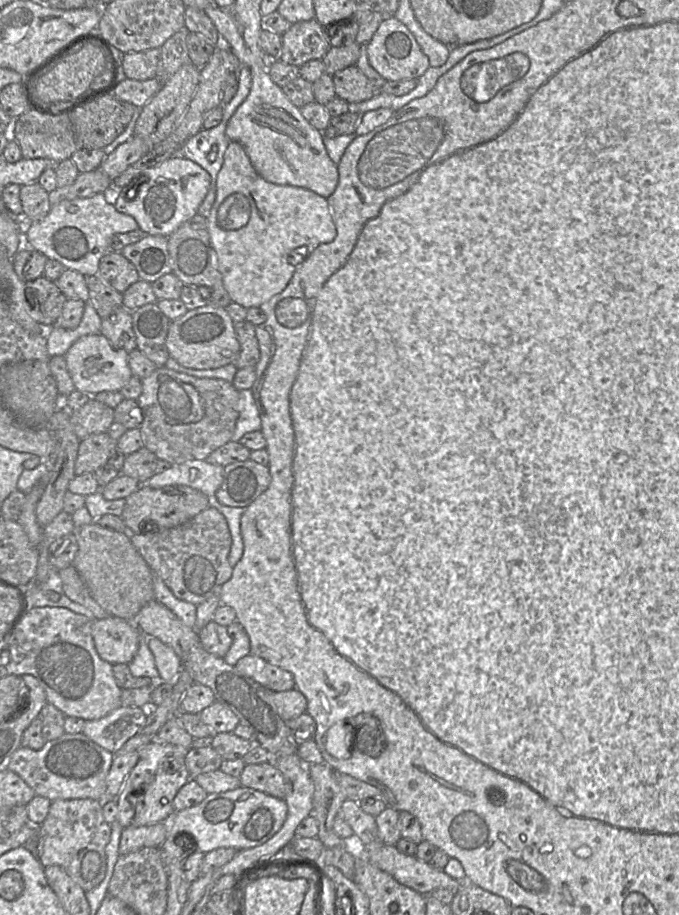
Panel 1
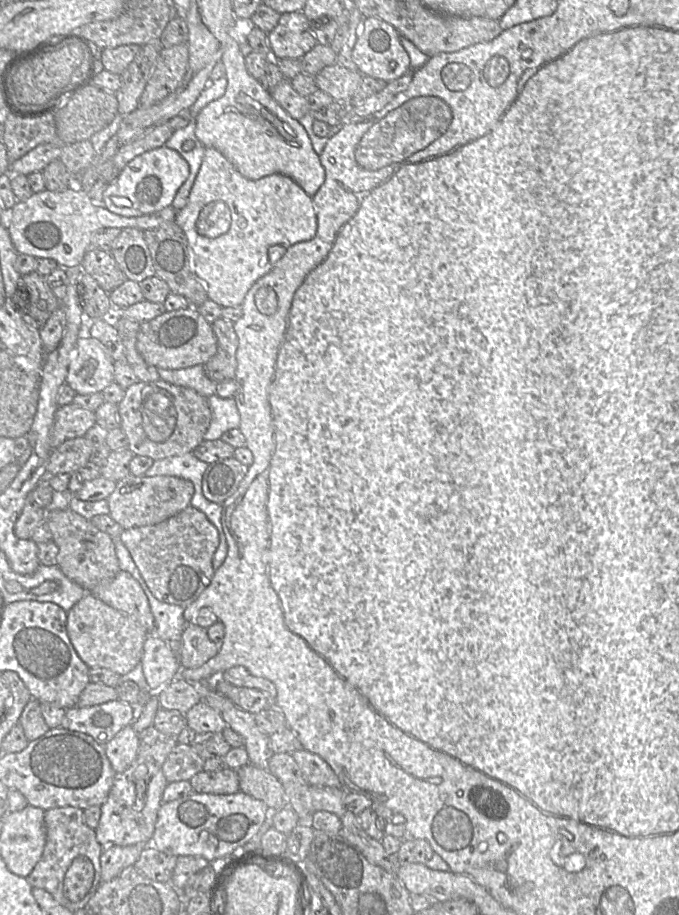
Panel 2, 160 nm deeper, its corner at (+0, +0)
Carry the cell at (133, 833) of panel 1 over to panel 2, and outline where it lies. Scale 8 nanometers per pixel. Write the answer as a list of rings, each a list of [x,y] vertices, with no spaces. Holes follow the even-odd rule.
[[[147,843],[129,846],[110,845],[104,848],[101,857],[101,883],[118,876],[124,869],[135,864]]]

